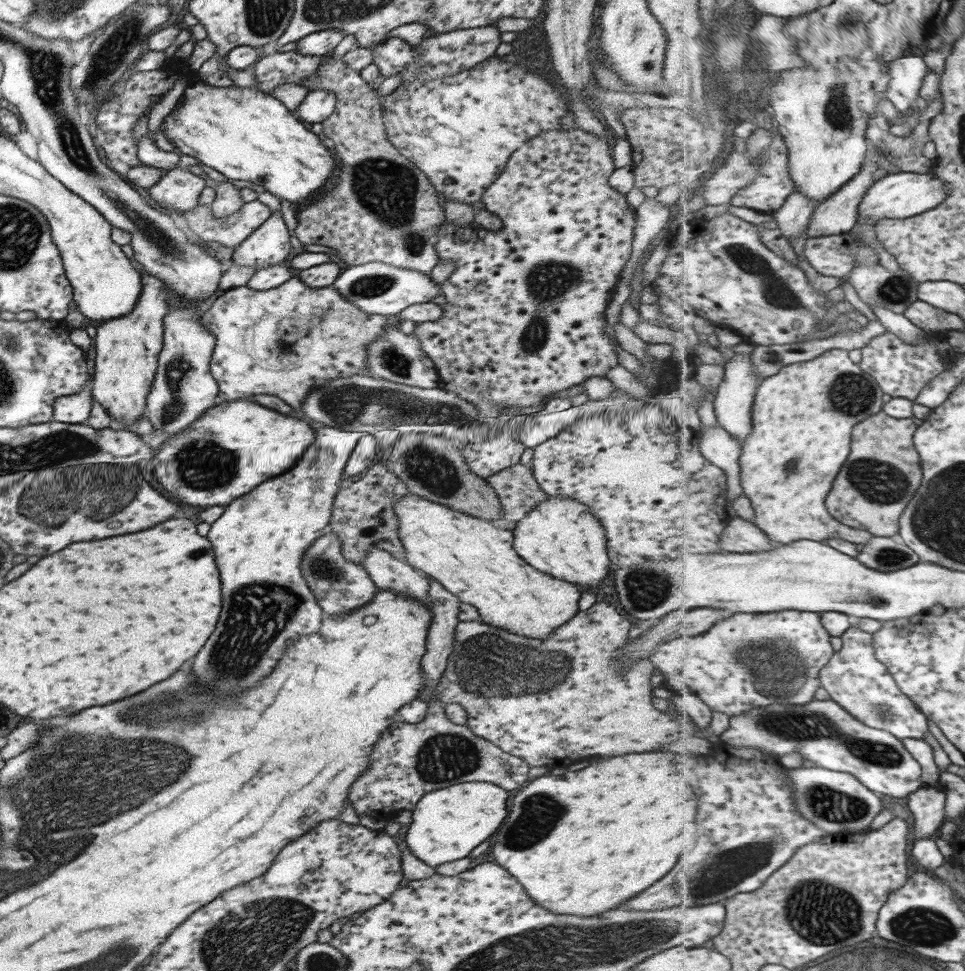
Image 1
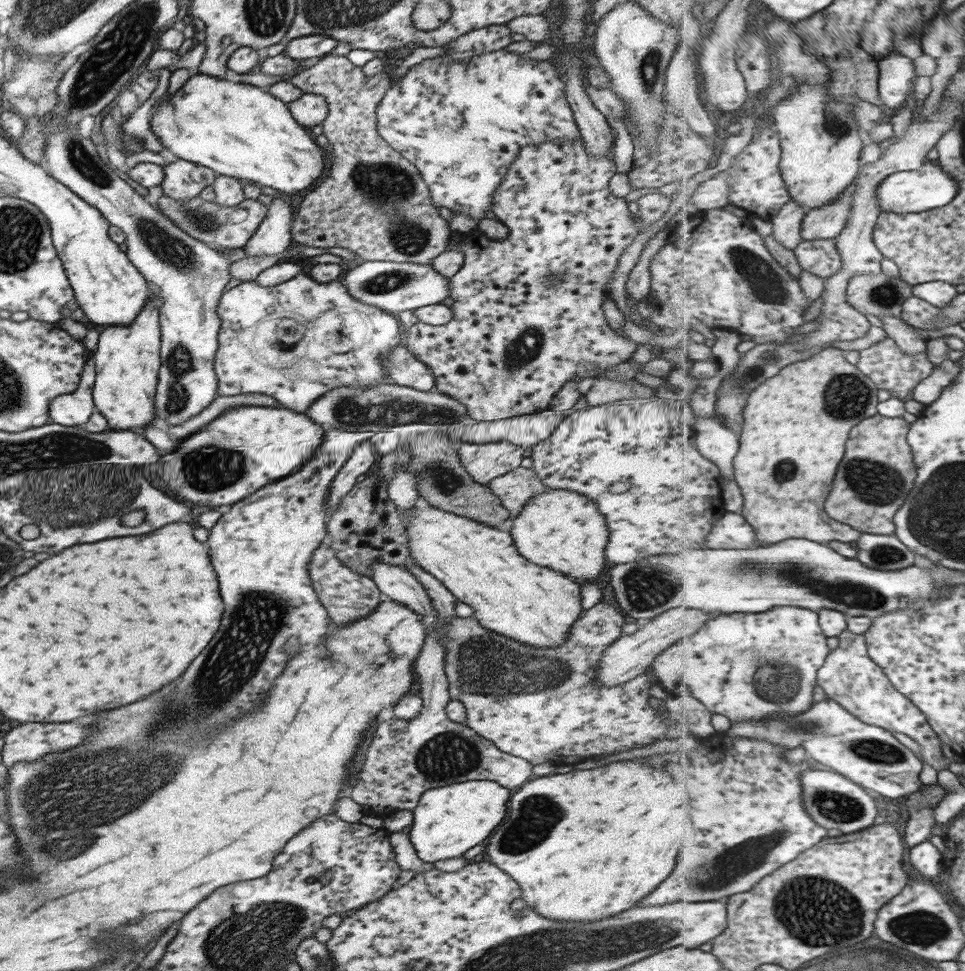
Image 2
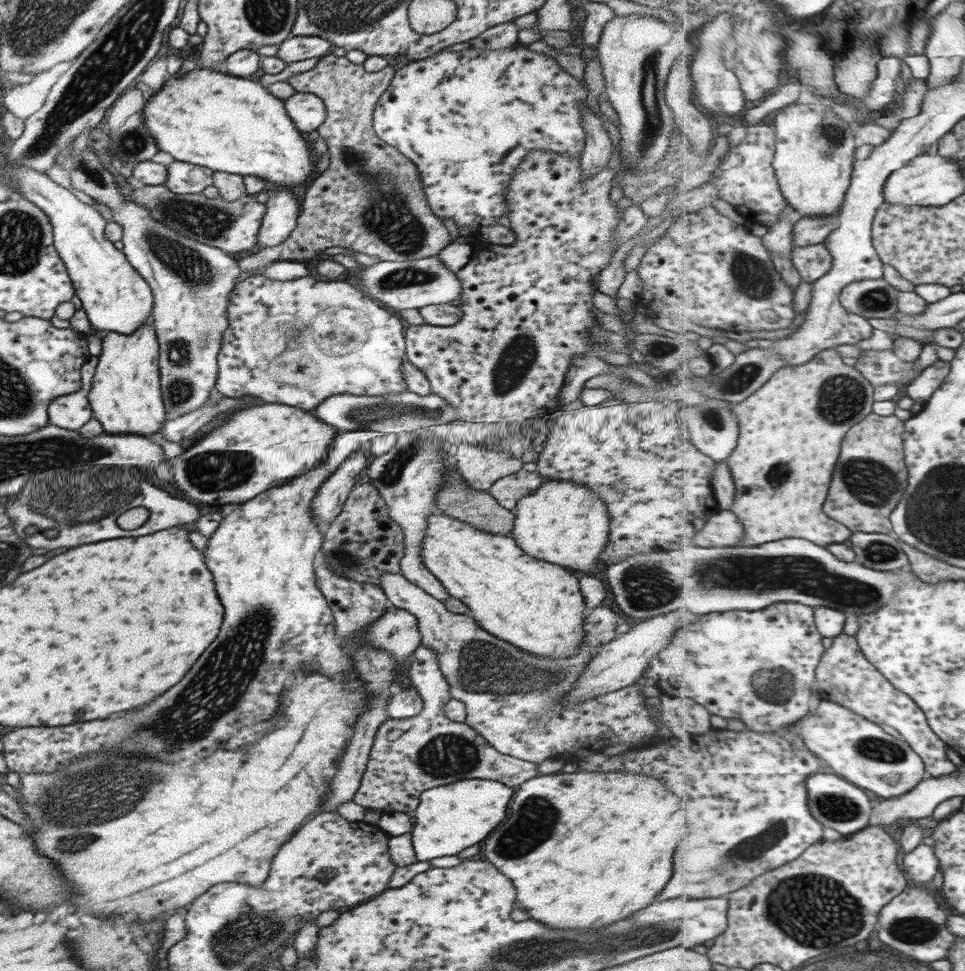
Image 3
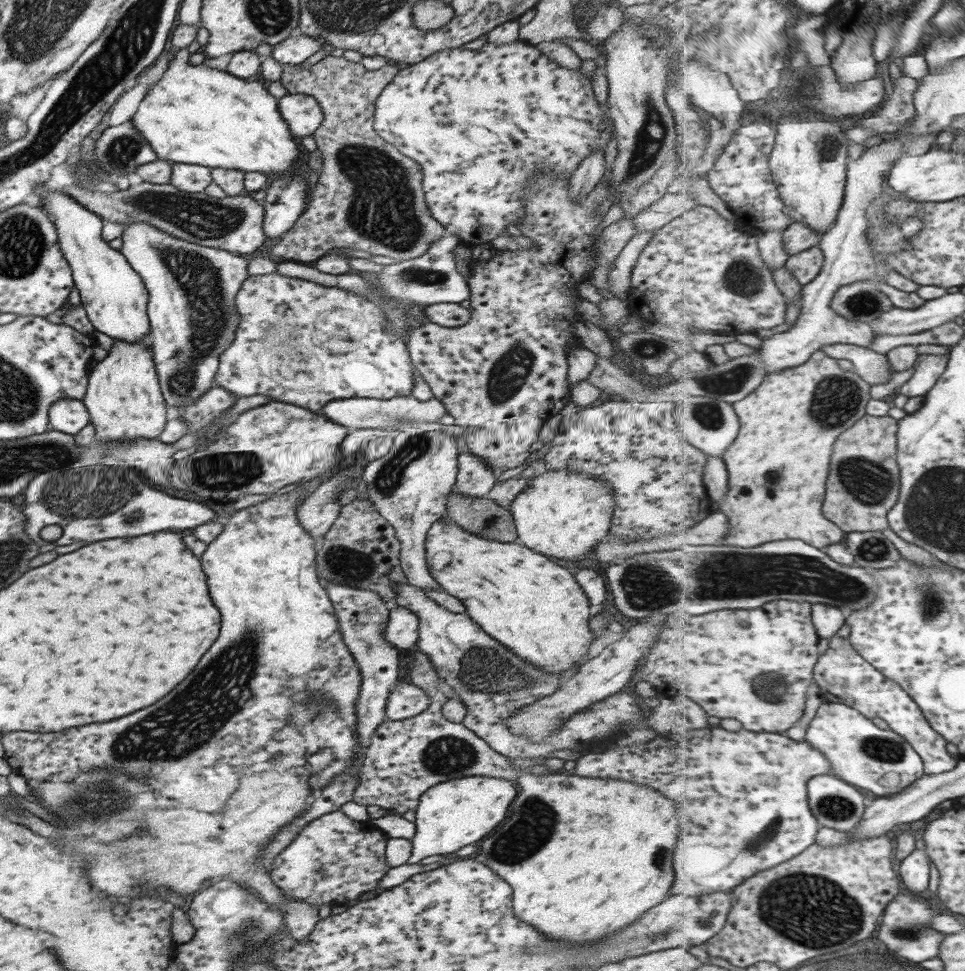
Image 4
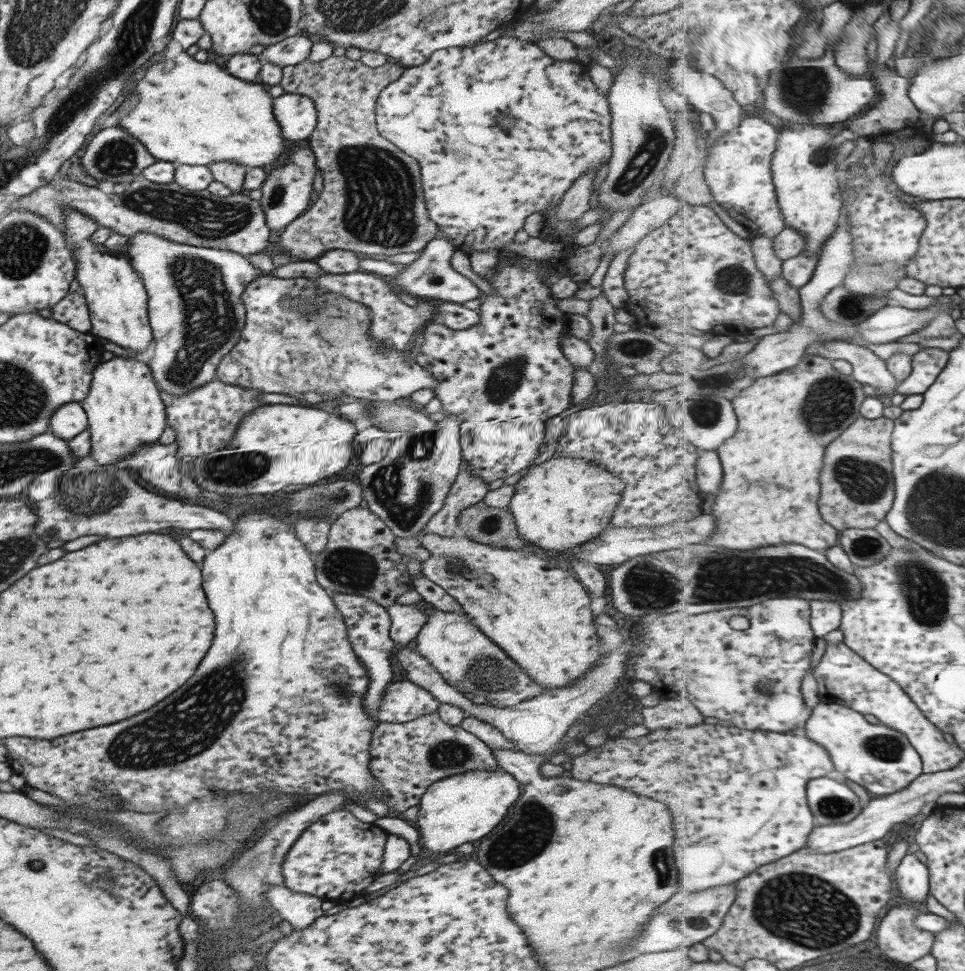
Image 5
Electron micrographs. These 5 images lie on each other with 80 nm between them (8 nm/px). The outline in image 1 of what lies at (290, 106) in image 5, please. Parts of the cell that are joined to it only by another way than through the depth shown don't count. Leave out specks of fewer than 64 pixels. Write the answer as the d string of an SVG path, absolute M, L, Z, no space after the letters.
M323 89L308 91L295 109L295 118L307 126L314 122L325 120L333 111L335 106L335 95L331 91Z

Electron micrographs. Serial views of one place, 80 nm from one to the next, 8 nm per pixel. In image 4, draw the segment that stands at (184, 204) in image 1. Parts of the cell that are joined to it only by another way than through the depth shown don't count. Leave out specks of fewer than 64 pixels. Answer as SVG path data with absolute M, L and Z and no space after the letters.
M173 163L169 184L181 192L201 192L212 182L210 169L199 165Z

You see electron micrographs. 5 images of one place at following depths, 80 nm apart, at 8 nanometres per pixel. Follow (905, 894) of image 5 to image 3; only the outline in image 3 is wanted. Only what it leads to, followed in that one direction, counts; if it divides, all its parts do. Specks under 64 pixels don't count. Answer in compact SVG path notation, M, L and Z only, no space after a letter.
M930 841L921 843L904 857L903 869L915 884L929 886L931 880L941 872L940 860Z

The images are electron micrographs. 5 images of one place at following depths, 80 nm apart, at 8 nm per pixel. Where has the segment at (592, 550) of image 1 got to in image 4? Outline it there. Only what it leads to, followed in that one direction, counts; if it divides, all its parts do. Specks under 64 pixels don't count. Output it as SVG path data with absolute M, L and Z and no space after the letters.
M566 468L546 470L530 478L527 486L507 506L518 542L537 554L567 562L589 557L589 552L609 530L613 507L612 490L604 480Z

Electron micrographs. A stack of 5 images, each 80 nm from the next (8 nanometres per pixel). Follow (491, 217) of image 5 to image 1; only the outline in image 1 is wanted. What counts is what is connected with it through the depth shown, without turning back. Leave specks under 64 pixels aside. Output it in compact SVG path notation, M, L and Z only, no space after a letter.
M493 54L489 59L484 60L483 62L480 62L479 64L473 64L471 68L468 68L467 70L462 70L461 72L456 72L453 76L445 76L441 78L436 78L435 80L408 80L408 82L403 82L401 85L396 87L389 95L386 95L380 103L381 107L381 116L382 116L382 123L388 138L388 141L392 144L393 147L396 148L397 151L399 151L399 154L401 156L404 156L407 160L410 160L421 172L424 172L424 175L429 179L429 182L432 184L433 188L436 190L436 195L443 194L445 196L445 200L447 199L453 199L457 202L463 202L463 204L471 204L471 202L477 202L477 200L480 200L480 196L482 195L482 192L493 182L497 176L499 176L499 173L503 170L503 167L505 166L505 163L508 161L509 155L520 145L523 144L526 140L529 140L530 138L533 138L534 136L538 135L538 132L541 131L548 131L548 130L562 130L566 131L567 129L563 129L561 125L559 124L559 118L561 116L565 116L566 112L566 106L563 100L563 91L558 91L556 89L556 86L553 84L553 82L548 81L545 77L546 75L539 75L535 72L535 68L525 67L525 65L521 65L520 63L509 63L505 61L499 61L499 56L495 56Z

